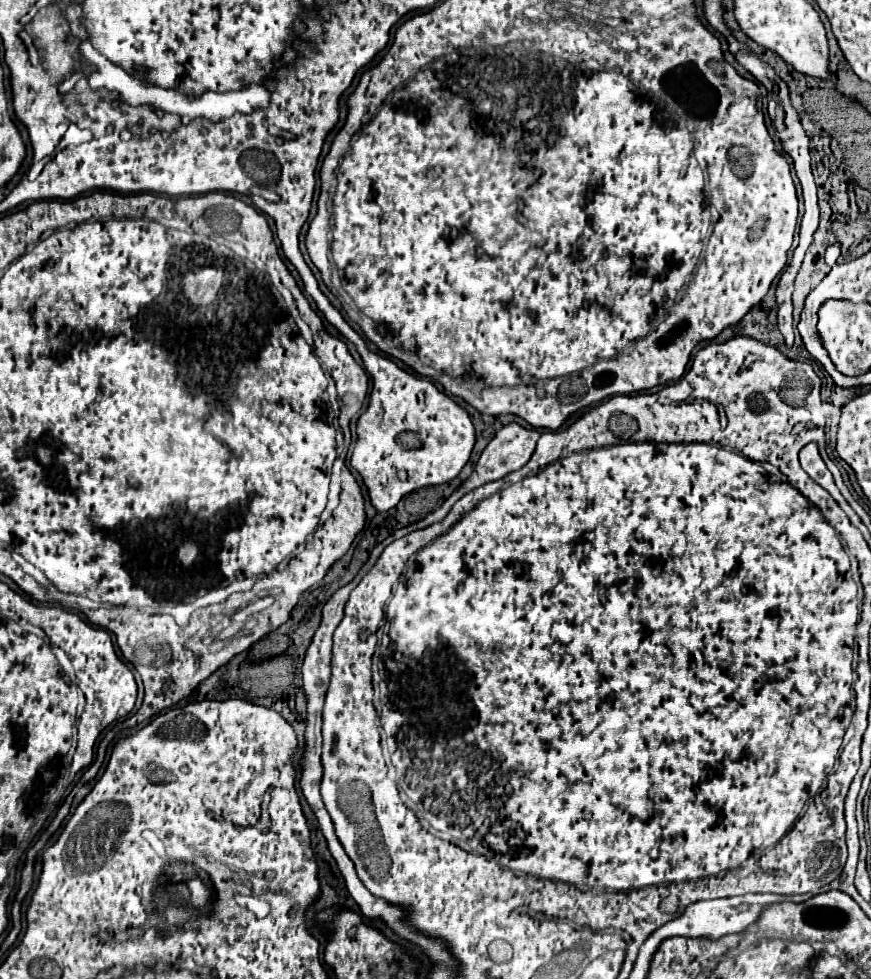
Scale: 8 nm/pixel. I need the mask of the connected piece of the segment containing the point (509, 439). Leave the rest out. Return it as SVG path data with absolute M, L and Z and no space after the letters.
M511 422L511 424L503 426L503 428L495 434L495 438L487 444L487 448L483 450L483 454L481 454L479 462L477 462L477 464L475 464L475 468L473 468L473 474L471 474L471 476L469 476L469 478L467 478L467 480L457 488L457 492L453 492L453 494L451 494L451 496L441 504L441 508L433 510L431 514L427 514L425 518L421 518L421 520L419 520L421 528L431 526L433 522L441 522L441 520L445 518L445 514L451 510L451 506L453 506L459 498L463 498L463 494L467 494L467 492L471 492L471 490L475 490L475 488L479 488L479 486L483 486L483 484L487 484L487 482L499 480L499 478L507 476L509 472L515 472L515 470L519 470L521 466L525 466L525 464L529 462L531 454L535 452L537 440L539 440L539 432L537 432L537 430L533 430L533 428L523 428L523 426L521 426L521 424L517 424L517 422Z

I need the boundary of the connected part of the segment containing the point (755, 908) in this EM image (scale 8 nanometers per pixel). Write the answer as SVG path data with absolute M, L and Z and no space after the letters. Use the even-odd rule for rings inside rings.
M815 890L805 892L805 894L773 894L773 892L749 892L760 894L745 894L745 896L733 896L733 898L717 898L717 900L705 900L705 902L693 902L689 904L675 920L669 920L667 924L663 924L661 928L657 928L645 942L641 948L657 948L661 944L661 940L671 938L671 936L689 936L689 938L697 938L697 936L707 936L707 938L721 938L729 932L743 932L747 928L747 924L755 922L761 908L765 904L771 902L805 902L817 895ZM769 893L769 894L764 894ZM787 896L787 898L785 898Z

